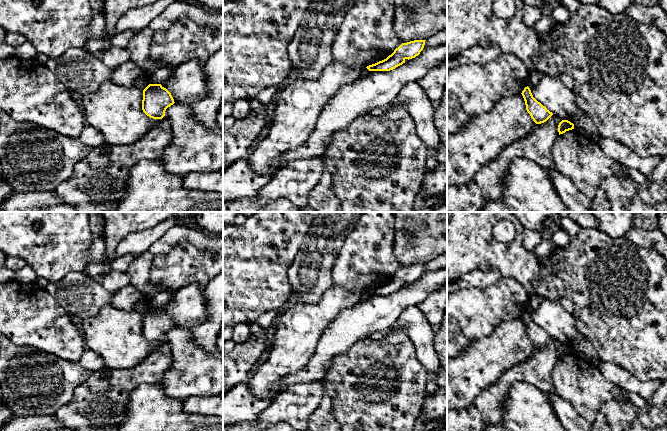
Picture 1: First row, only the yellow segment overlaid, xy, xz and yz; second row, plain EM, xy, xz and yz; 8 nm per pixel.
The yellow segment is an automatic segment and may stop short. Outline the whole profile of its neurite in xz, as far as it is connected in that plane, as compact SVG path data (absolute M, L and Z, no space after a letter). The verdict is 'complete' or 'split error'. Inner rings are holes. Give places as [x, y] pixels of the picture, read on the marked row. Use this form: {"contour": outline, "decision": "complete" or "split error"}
{"contour": "M414 40L407 43L402 43L394 52L386 59L375 64L369 65L366 68L369 71L390 71L405 63L406 59L415 58L423 50L426 40Z", "decision": "complete"}

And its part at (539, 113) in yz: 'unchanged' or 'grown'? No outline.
unchanged

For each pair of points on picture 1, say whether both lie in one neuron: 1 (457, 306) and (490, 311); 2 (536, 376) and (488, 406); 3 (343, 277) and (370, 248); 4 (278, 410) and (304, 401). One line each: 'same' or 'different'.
1: same
2: same
3: same
4: same

